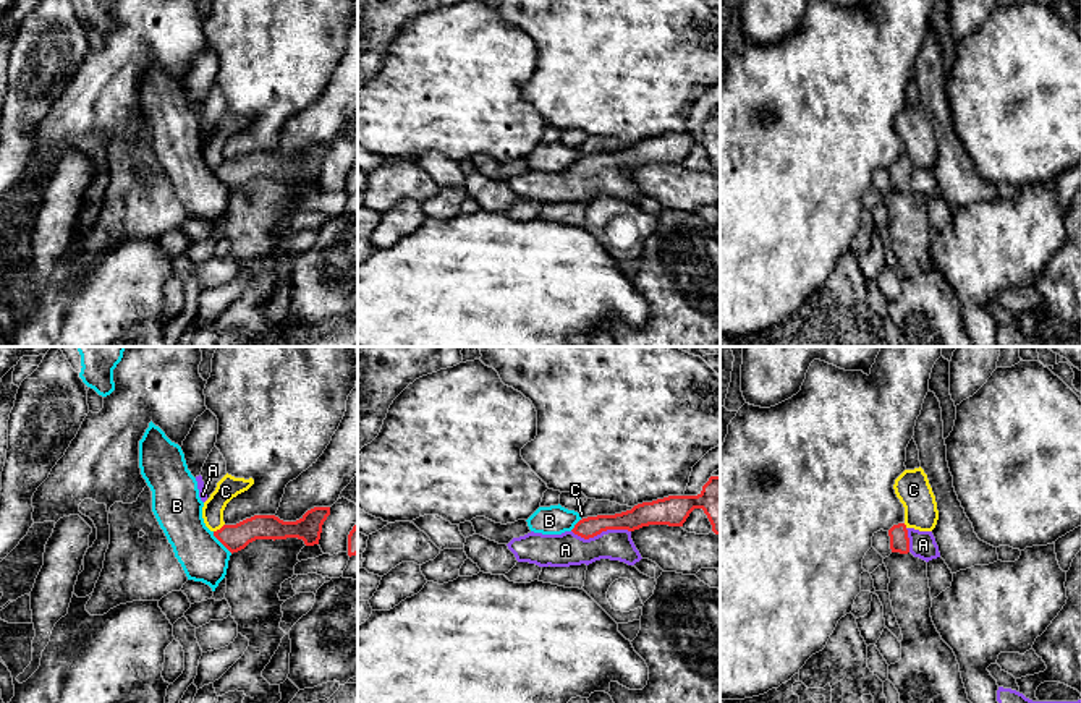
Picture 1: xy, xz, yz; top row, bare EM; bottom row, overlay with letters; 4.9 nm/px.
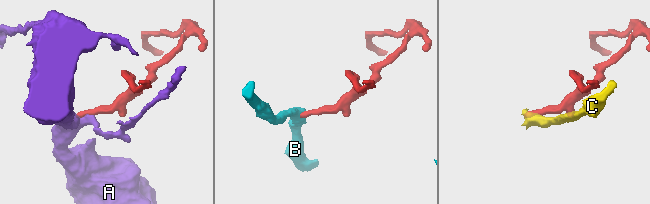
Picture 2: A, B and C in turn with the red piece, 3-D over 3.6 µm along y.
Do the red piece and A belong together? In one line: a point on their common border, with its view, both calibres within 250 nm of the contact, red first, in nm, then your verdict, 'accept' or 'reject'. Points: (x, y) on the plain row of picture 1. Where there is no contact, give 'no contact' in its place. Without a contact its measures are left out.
contact xz (601, 169); calibres 120 and 170 nm; accept

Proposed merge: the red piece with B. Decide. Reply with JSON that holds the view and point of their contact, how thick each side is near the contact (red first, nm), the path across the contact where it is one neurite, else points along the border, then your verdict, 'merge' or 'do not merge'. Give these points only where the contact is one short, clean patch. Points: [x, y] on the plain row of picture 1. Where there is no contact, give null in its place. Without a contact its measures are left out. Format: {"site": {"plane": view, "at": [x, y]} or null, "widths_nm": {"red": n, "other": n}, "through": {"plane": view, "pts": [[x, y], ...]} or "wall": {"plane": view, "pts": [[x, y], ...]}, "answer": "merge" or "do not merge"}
{"site": {"plane": "xy", "at": [222, 180]}, "widths_nm": {"red": 130, "other": 220}, "wall": {"plane": "xy", "pts": [[212, 169], [232, 190]]}, "answer": "do not merge"}

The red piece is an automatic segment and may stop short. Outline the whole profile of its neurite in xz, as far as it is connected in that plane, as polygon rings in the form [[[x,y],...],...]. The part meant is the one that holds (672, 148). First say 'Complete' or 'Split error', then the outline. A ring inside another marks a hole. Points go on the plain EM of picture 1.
Split error. [[[720,112],[710,113],[697,133],[668,133],[621,151],[587,154],[562,172],[531,168],[507,183],[518,199],[539,204],[589,202],[600,196],[634,202],[642,196],[631,177],[634,167],[649,162],[683,164],[694,146],[702,146],[712,168],[720,172]]]

